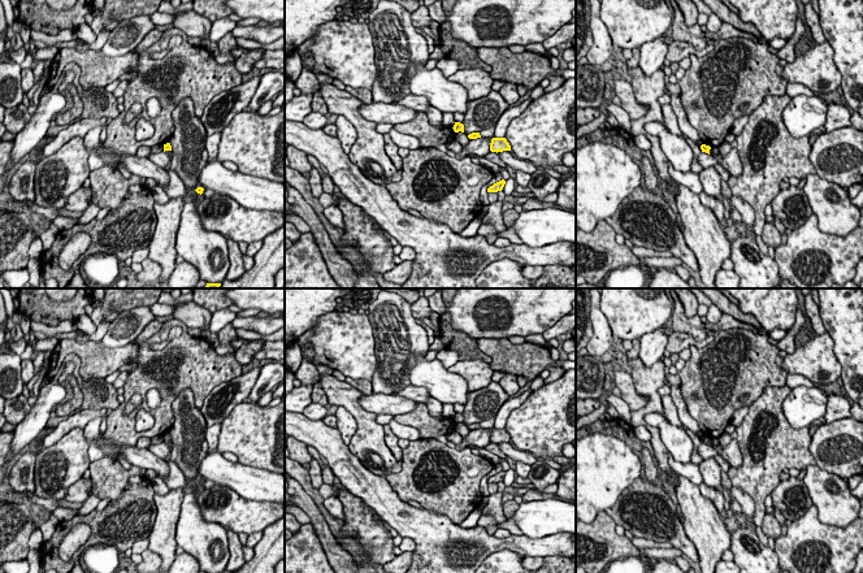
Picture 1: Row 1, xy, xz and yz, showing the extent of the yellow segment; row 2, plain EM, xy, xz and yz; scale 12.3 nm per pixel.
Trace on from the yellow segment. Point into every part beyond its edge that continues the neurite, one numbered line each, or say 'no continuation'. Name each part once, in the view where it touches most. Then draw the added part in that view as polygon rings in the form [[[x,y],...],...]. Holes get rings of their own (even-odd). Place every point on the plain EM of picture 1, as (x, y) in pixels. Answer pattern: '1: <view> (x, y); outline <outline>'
no continuation

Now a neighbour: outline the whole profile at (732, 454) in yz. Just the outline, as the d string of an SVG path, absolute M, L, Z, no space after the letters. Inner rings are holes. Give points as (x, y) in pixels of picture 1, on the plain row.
M732 439L727 447L719 447L719 453L729 463L730 468L742 465L742 453L737 439Z

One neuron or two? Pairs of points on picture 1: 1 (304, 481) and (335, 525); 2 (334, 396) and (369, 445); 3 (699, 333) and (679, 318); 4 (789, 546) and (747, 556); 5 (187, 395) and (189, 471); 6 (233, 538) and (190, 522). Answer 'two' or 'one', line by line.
1: one
2: one
3: one
4: two
5: one
6: two

